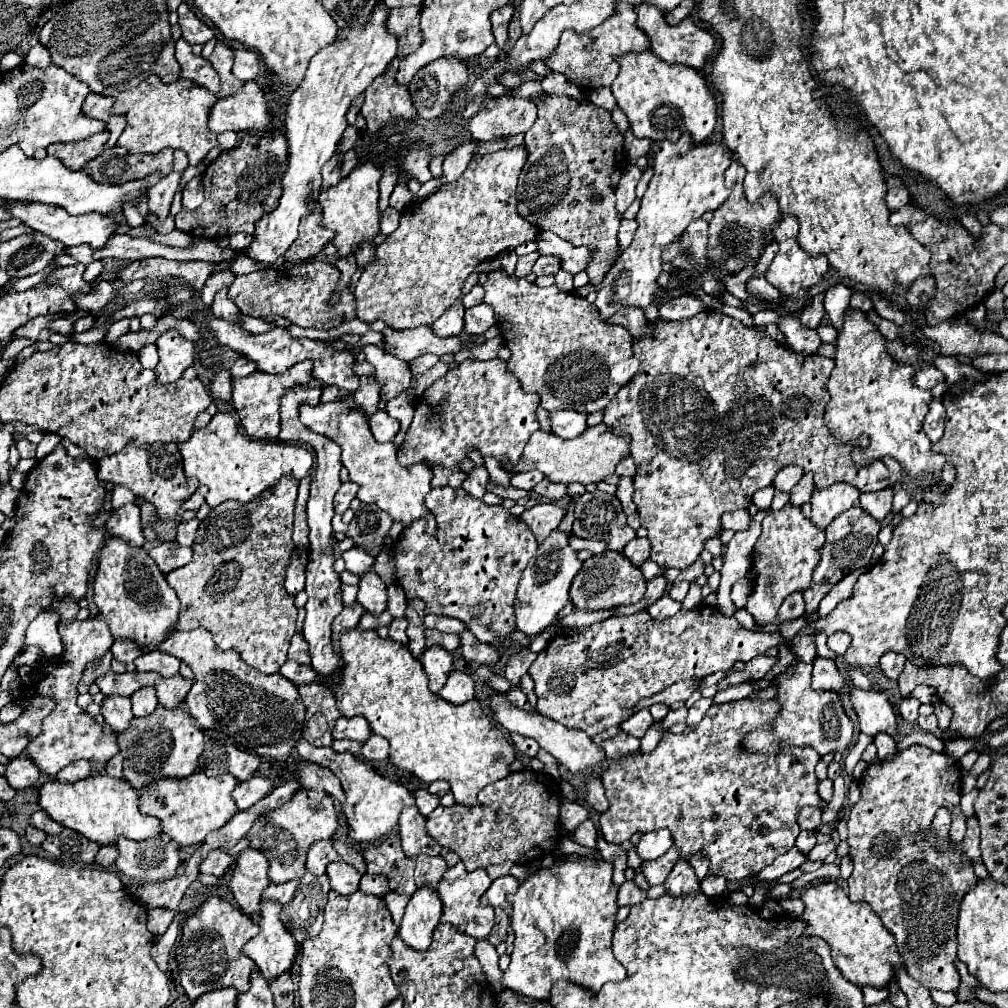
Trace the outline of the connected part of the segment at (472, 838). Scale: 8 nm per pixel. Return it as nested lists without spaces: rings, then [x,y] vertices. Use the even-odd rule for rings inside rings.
[[[523,769],[509,773],[505,777],[505,809],[493,807],[493,805],[453,805],[453,807],[443,807],[439,805],[429,817],[427,817],[427,831],[437,843],[443,847],[451,849],[461,857],[467,869],[477,869],[483,867],[491,879],[497,879],[501,875],[507,875],[513,865],[527,865],[535,859],[543,859],[547,853],[551,853],[559,841],[559,831],[557,831],[557,821],[559,821],[559,787],[555,779],[551,777],[535,777],[535,771]]]

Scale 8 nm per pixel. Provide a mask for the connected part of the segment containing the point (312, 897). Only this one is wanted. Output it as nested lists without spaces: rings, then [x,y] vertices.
[[[305,871],[305,875],[301,879],[297,879],[297,881],[287,881],[287,883],[281,883],[281,885],[269,883],[267,889],[263,891],[263,897],[275,899],[275,901],[279,901],[283,905],[281,915],[283,915],[285,925],[291,929],[295,941],[303,943],[305,939],[311,939],[311,937],[315,937],[321,931],[323,909],[325,909],[325,903],[327,903],[327,893],[329,893],[329,879],[327,879],[327,875],[313,875],[313,873]]]

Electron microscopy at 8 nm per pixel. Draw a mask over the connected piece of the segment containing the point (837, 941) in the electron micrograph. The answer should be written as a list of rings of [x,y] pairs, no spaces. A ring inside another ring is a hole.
[[[819,881],[801,893],[805,911],[801,919],[807,923],[805,935],[821,937],[831,945],[831,955],[843,977],[859,987],[887,987],[895,977],[897,967],[903,965],[897,953],[895,937],[883,927],[881,919],[867,903],[853,903],[835,881]]]

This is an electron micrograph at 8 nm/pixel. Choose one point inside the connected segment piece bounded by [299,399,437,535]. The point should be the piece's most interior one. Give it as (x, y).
(382, 480)

